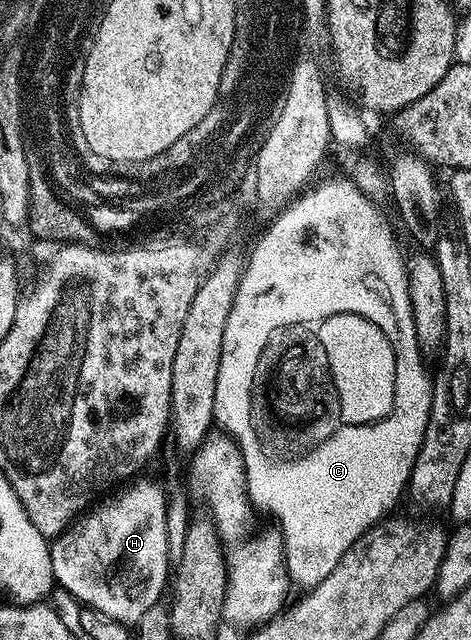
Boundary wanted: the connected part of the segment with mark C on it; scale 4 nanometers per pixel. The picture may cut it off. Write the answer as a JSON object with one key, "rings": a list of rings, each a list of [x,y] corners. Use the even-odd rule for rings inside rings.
{"rings":[[[341,180],[326,181],[323,185],[316,186],[315,184],[307,188],[304,195],[299,196],[294,203],[294,215],[284,215],[284,219],[280,219],[280,223],[272,227],[274,228],[272,233],[269,233],[266,228],[261,230],[260,236],[264,239],[264,243],[260,243],[260,249],[249,250],[246,270],[242,272],[234,306],[228,315],[228,323],[224,323],[224,347],[220,355],[220,375],[216,379],[214,419],[217,428],[222,428],[219,430],[223,434],[232,437],[237,442],[243,457],[248,459],[246,471],[248,497],[255,506],[259,505],[260,508],[267,509],[278,520],[278,525],[282,528],[280,540],[289,580],[293,584],[295,581],[298,585],[306,585],[302,587],[313,587],[323,581],[336,567],[336,563],[340,563],[342,556],[364,534],[375,528],[385,518],[382,516],[398,500],[403,500],[407,492],[410,472],[413,471],[417,453],[421,450],[425,428],[428,426],[429,409],[433,397],[432,377],[430,373],[426,374],[426,365],[422,362],[423,350],[416,339],[414,316],[408,299],[408,279],[403,250],[398,250],[393,235],[378,215],[378,207],[369,198],[363,196],[350,180]],[[342,305],[348,306],[348,313],[342,314]],[[302,313],[326,313],[329,316],[328,319],[309,328],[308,333],[313,338],[312,343],[305,343],[303,333],[306,331],[303,326],[300,326]],[[254,425],[262,432],[262,437],[268,444],[278,445],[283,441],[282,449],[286,453],[306,453],[309,449],[315,449],[307,457],[300,458],[295,463],[294,469],[288,470],[286,477],[282,477],[281,463],[270,462],[269,455],[262,450],[262,445],[258,442],[258,433],[254,430]]]}

